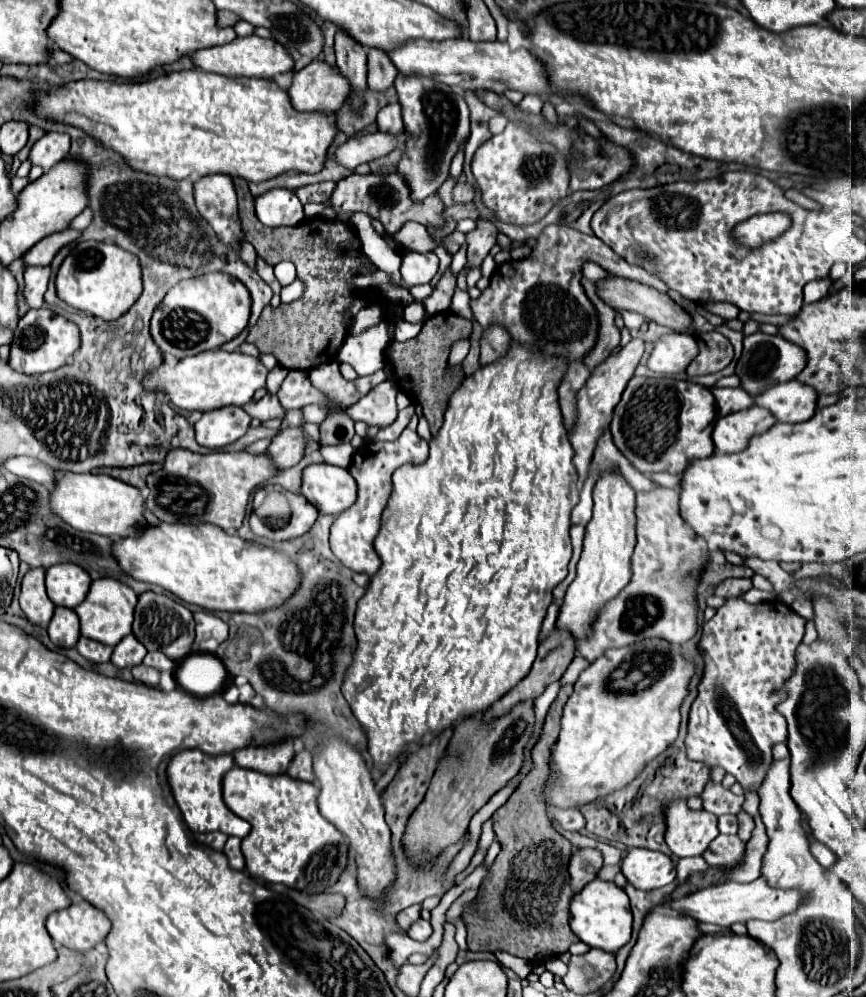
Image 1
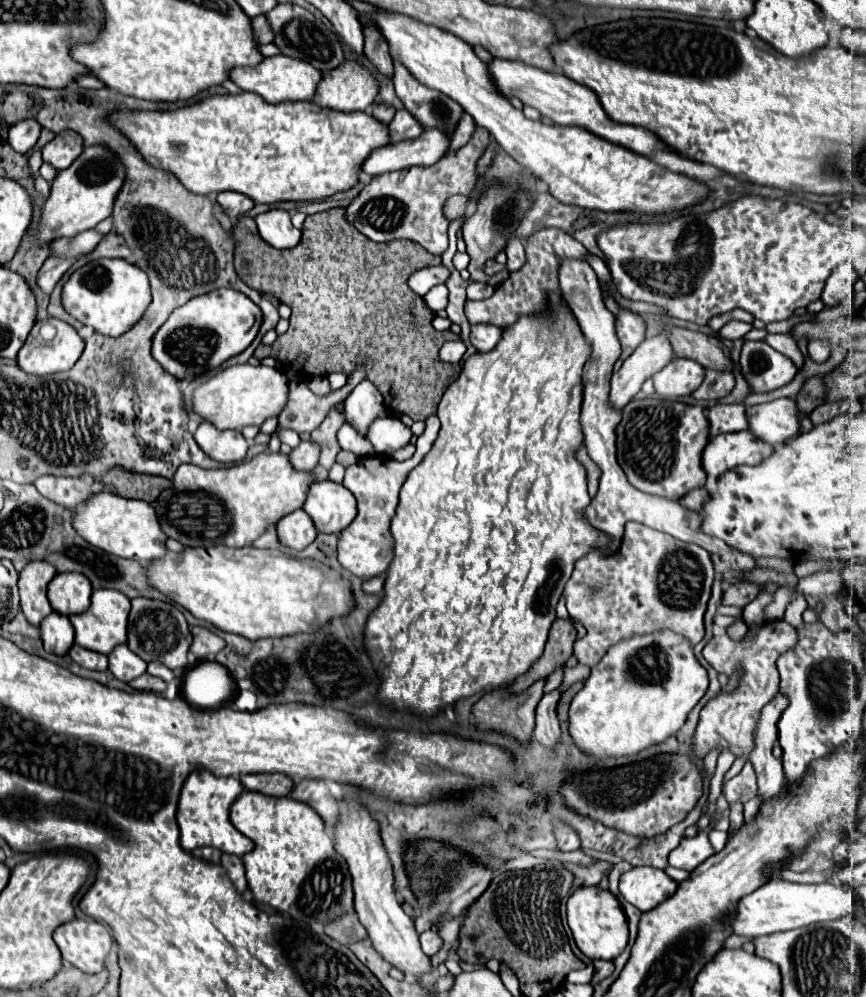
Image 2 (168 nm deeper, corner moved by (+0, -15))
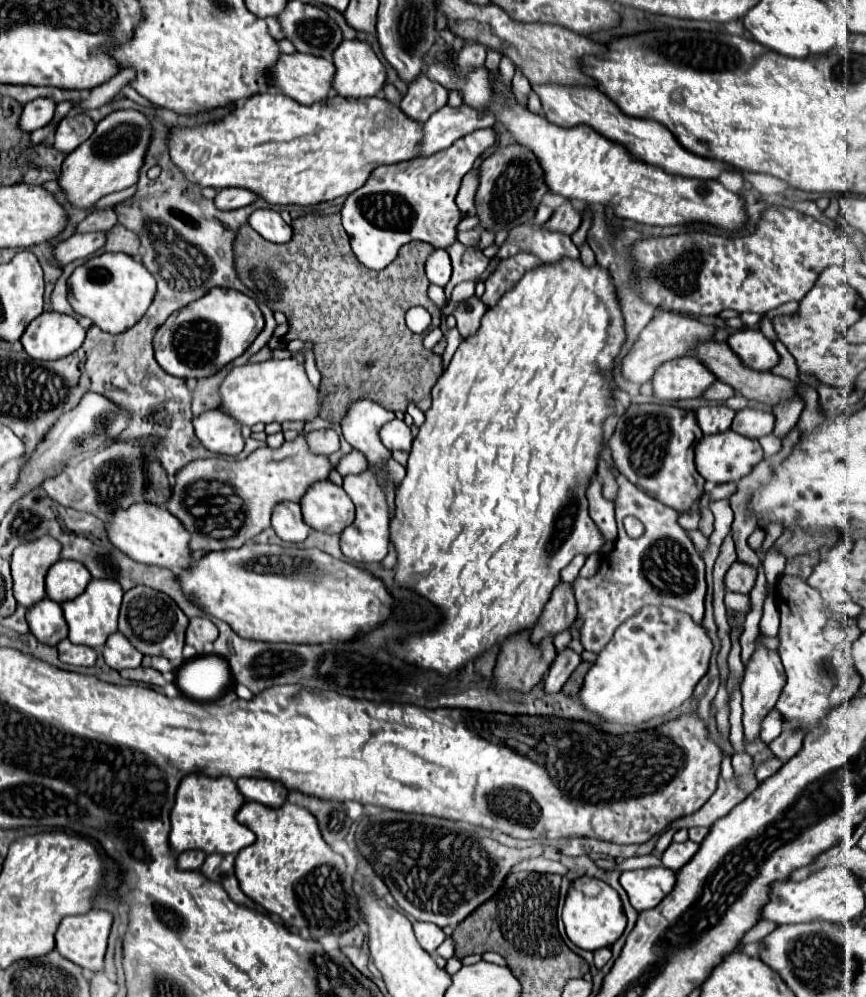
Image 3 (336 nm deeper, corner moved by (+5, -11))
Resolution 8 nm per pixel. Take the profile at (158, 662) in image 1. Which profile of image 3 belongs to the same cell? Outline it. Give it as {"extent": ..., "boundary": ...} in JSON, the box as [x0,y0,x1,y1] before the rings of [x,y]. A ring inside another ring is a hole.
{"extent":[143,657,173,673],"boundary":[[[143,657],[143,665],[145,665],[145,667],[153,667],[153,669],[157,669],[157,671],[161,671],[161,673],[173,671],[171,661],[165,659],[165,657]]]}

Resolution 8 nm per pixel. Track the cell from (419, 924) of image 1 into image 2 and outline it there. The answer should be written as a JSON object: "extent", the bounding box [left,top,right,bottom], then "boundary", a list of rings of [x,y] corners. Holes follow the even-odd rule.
{"extent":[420,931,442,957],"boundary":[[[424,931],[424,933],[420,935],[420,945],[422,945],[422,951],[430,957],[430,955],[438,953],[438,949],[440,949],[440,945],[442,945],[442,939],[440,939],[440,935],[434,933],[434,931]]]}

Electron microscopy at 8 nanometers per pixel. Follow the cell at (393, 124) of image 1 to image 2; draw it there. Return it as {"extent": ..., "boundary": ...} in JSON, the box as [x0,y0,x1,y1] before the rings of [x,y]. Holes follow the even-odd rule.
{"extent":[388,109,422,143],"boundary":[[[406,109],[396,111],[388,129],[390,129],[390,143],[398,143],[398,141],[404,141],[404,139],[414,139],[422,133],[422,129],[418,127],[418,121]]]}

